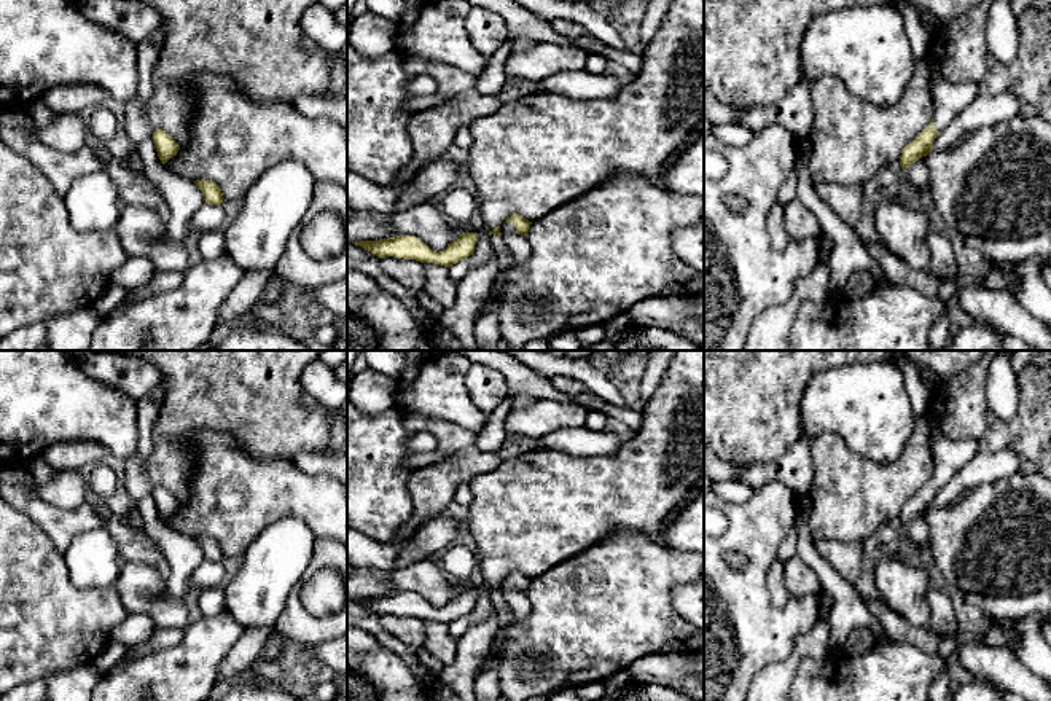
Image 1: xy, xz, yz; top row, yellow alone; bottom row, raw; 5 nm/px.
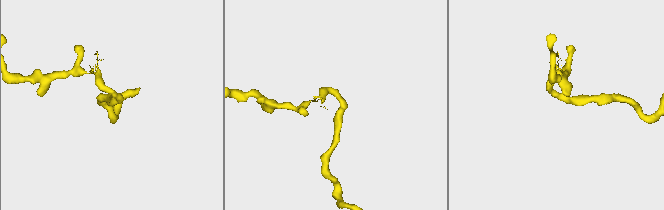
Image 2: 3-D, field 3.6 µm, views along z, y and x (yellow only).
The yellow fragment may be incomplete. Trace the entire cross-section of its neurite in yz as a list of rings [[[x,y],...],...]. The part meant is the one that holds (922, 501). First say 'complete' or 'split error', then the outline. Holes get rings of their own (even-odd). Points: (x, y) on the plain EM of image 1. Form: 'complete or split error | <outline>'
split error | [[[908,358],[890,363],[898,368],[904,379],[916,417],[925,416],[928,421],[928,446],[935,467],[930,481],[901,508],[900,523],[906,527],[933,507],[936,492],[978,454],[979,440],[959,441],[947,438],[941,432],[932,409],[927,408],[927,392],[919,368]]]

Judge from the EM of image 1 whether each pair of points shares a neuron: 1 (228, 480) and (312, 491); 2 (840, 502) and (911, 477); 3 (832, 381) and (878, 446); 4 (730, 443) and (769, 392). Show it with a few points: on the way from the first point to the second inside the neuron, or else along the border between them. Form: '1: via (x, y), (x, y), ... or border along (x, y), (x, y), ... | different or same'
1: via (249, 491), (292, 491) | same
2: via (857, 496), (871, 494), (894, 483) | same
3: via (847, 397), (878, 430) | same
4: via (738, 430), (741, 421), (757, 405) | same

